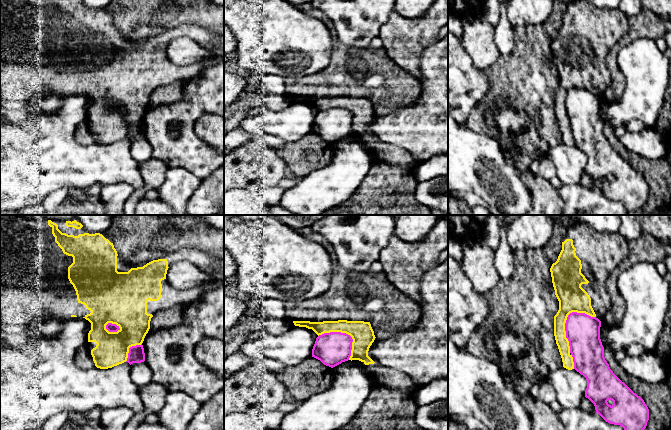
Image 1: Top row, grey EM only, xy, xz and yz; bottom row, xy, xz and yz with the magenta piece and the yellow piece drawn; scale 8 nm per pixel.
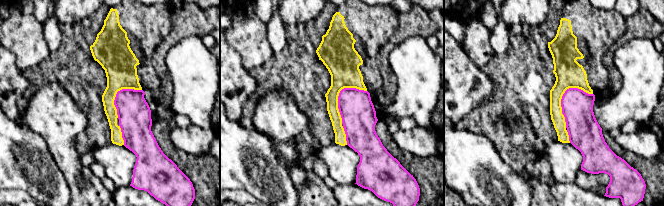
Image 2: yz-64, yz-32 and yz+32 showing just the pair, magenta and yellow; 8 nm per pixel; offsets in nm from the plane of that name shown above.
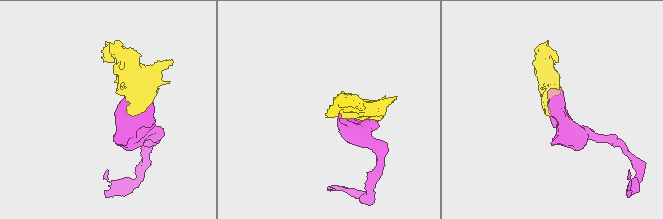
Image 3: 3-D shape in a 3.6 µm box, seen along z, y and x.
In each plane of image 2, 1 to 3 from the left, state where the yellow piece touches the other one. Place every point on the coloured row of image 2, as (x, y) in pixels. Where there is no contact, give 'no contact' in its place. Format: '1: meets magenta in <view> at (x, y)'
1: meets magenta in yz-64 at (117, 93)
2: meets magenta in yz-32 at (339, 94)
3: meets magenta in yz+32 at (562, 96)

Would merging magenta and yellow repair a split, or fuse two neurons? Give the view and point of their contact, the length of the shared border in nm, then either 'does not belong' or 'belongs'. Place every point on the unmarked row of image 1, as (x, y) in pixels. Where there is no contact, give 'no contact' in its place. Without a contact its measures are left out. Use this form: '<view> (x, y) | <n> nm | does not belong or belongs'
yz (566, 96) | 360 nm | does not belong

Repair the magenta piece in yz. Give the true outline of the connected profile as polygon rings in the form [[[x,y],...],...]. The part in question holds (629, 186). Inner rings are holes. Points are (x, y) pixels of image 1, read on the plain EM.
[[[572,88],[565,99],[566,114],[569,117],[570,129],[573,133],[574,145],[587,156],[585,173],[595,182],[606,198],[620,201],[627,212],[643,208],[649,196],[649,185],[644,176],[634,169],[610,145],[604,133],[604,123],[600,115],[601,97],[585,89]]]

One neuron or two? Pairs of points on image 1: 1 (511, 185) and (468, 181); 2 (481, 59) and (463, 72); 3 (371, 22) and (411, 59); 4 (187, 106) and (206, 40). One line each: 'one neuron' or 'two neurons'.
1: one neuron
2: two neurons
3: two neurons
4: two neurons

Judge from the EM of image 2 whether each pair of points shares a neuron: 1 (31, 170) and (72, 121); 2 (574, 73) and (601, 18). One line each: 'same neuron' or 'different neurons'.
1: different neurons
2: same neuron

